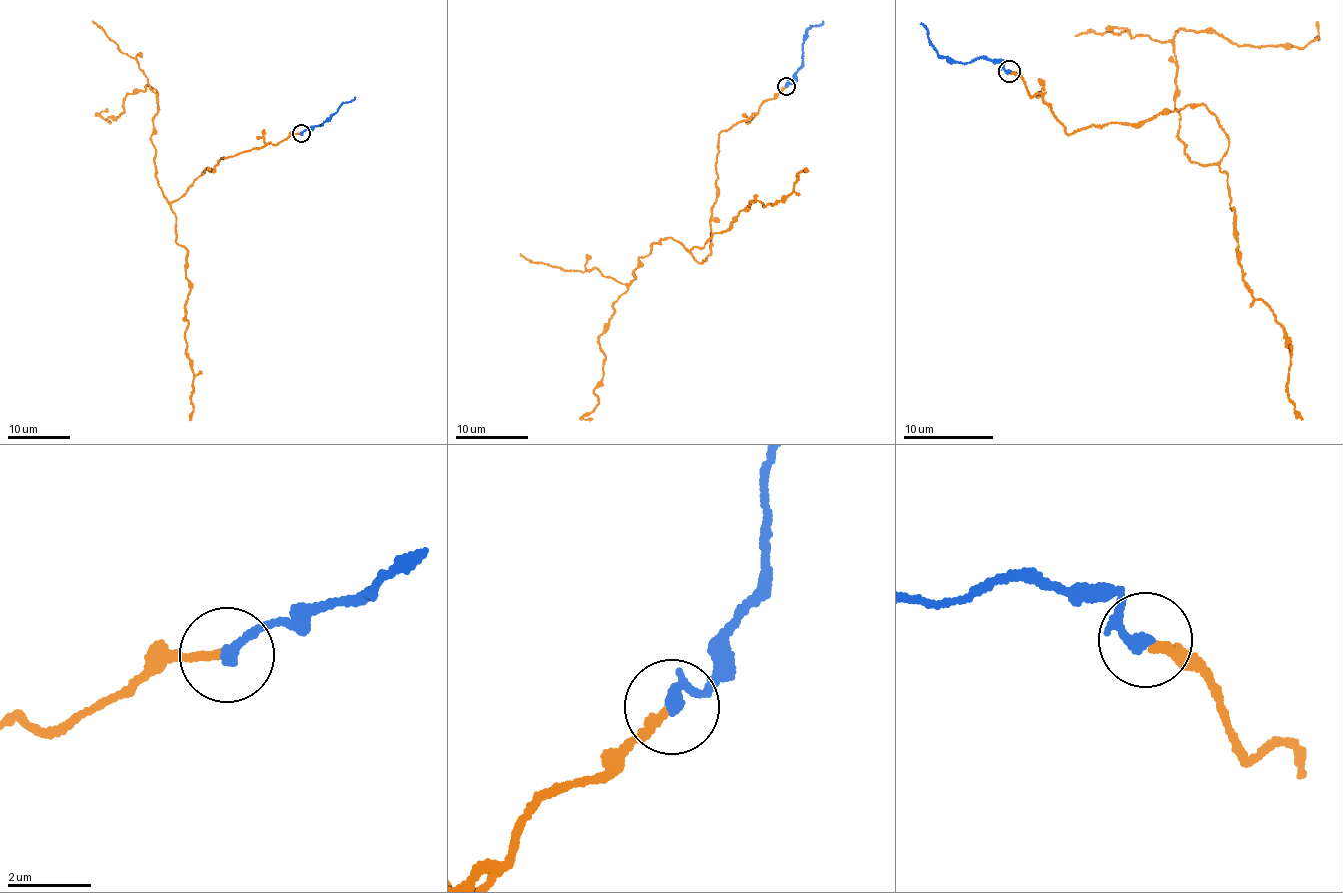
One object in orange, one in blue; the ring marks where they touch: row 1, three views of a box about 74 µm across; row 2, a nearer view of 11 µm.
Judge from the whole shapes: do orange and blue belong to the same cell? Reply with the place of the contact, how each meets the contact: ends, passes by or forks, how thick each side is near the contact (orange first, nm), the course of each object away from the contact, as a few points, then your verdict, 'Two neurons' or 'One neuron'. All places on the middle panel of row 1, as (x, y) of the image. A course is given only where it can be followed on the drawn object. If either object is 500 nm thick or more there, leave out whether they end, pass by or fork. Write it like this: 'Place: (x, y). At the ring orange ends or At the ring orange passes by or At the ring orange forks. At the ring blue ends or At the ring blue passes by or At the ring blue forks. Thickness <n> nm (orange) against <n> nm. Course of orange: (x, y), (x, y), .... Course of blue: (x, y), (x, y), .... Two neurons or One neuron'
Place: (786, 86). At the ring orange ends. At the ring blue ends. Thickness 200 nm (orange) against 300 nm. Course of orange: (785, 86), (718, 136), (707, 259), (667, 238), (637, 259), (599, 338), (603, 380), (590, 419). Course of blue: (785, 86), (802, 64), (806, 31), (822, 22). Two neurons

